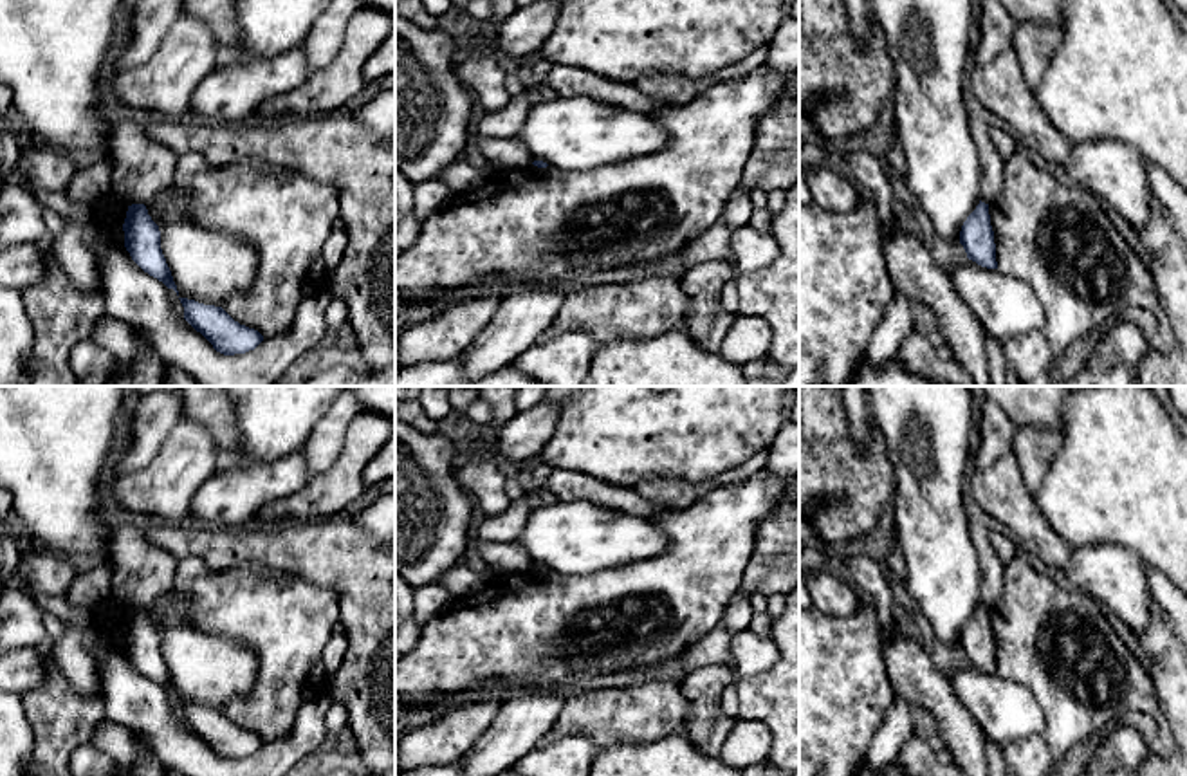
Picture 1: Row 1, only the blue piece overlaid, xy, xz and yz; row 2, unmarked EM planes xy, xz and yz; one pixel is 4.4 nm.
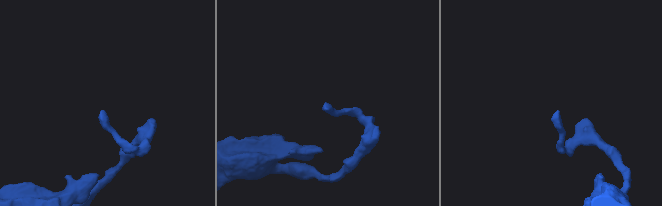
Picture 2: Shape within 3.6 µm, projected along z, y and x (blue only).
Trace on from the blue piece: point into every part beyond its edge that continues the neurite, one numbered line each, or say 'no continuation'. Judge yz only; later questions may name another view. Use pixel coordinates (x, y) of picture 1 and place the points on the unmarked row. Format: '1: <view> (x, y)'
no continuation

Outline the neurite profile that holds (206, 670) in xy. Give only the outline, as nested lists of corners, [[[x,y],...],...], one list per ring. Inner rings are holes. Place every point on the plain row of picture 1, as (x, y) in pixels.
[[[173,588],[152,608],[159,615],[161,653],[179,702],[222,711],[231,698],[253,689],[258,675],[256,653],[195,626],[186,596]]]

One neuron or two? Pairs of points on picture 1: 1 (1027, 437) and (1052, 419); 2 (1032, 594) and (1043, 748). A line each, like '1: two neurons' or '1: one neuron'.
1: two neurons
2: one neuron

